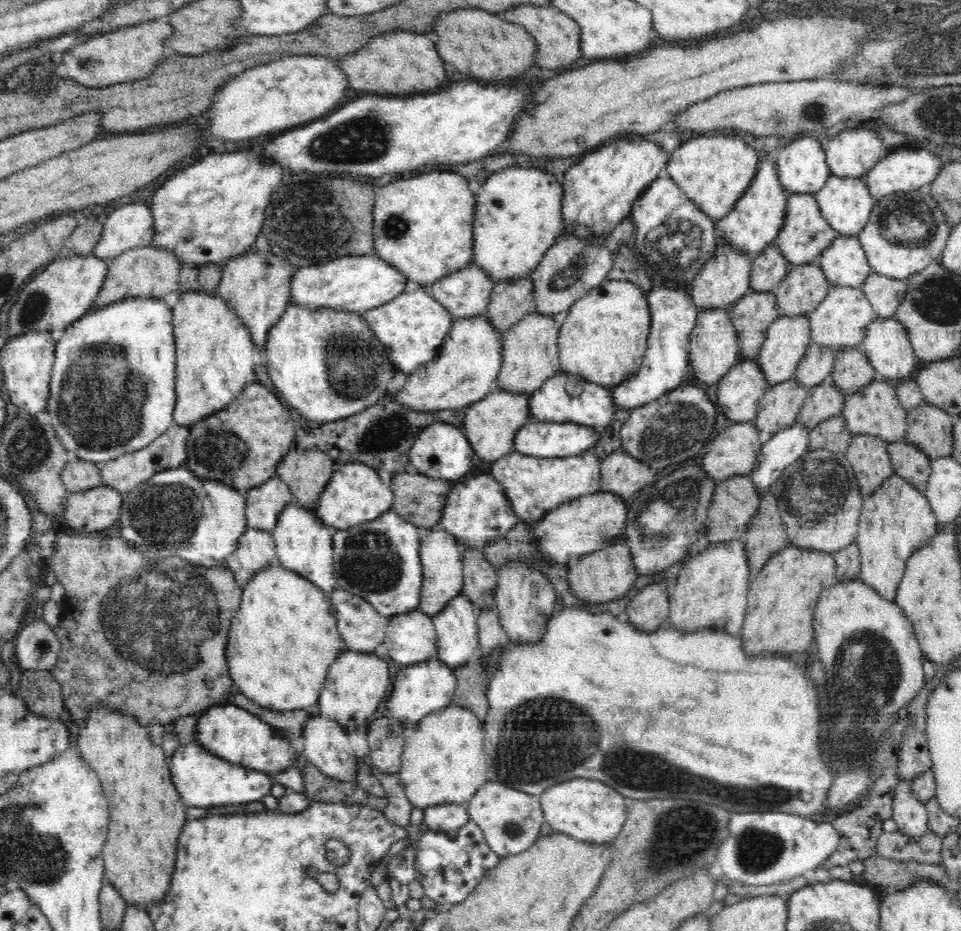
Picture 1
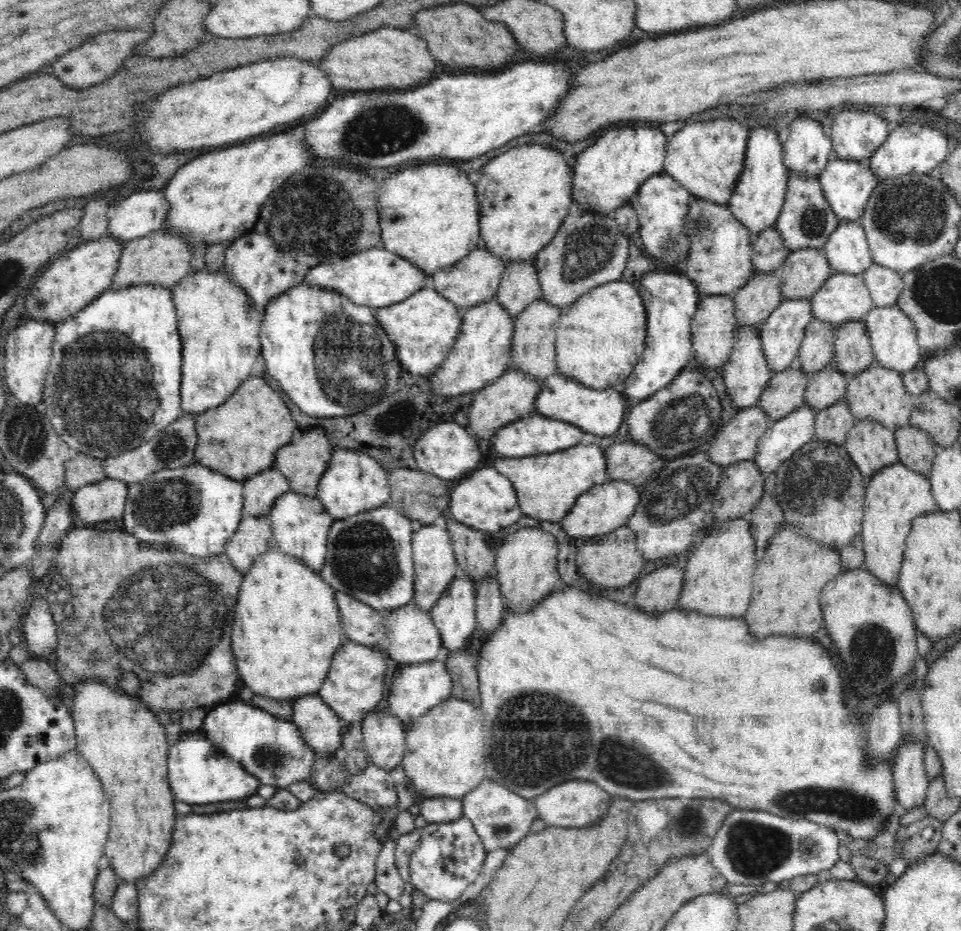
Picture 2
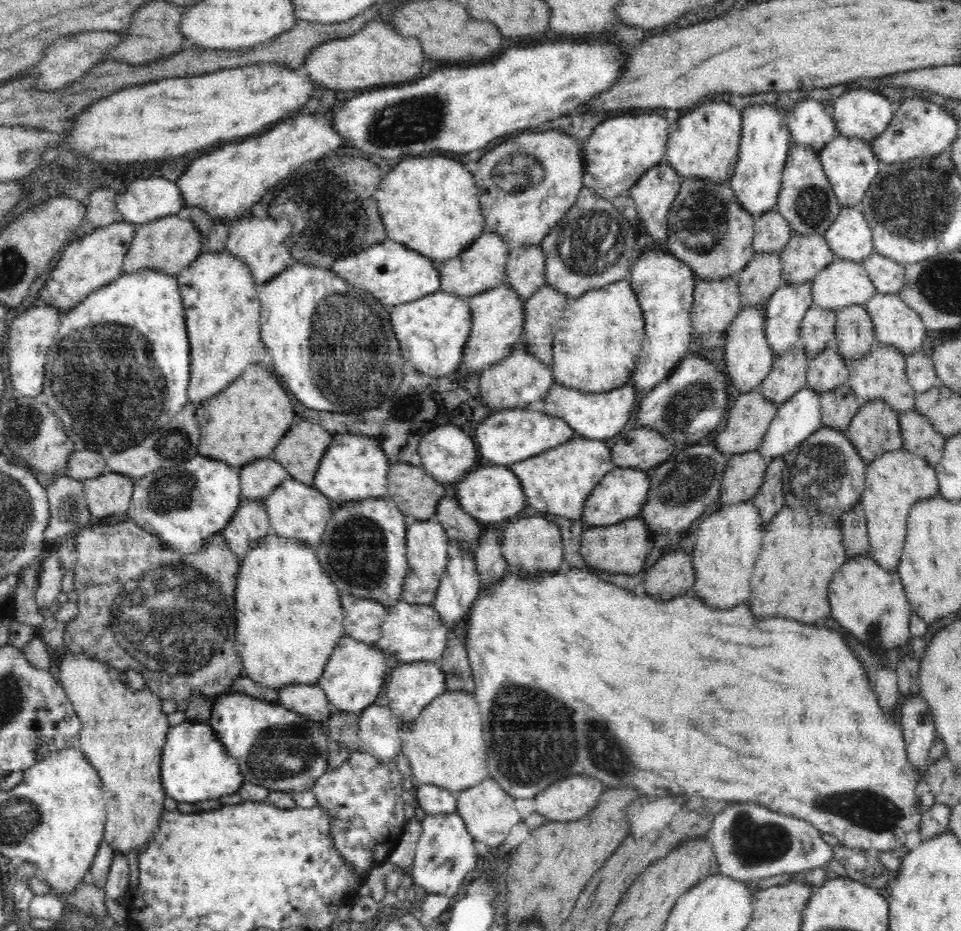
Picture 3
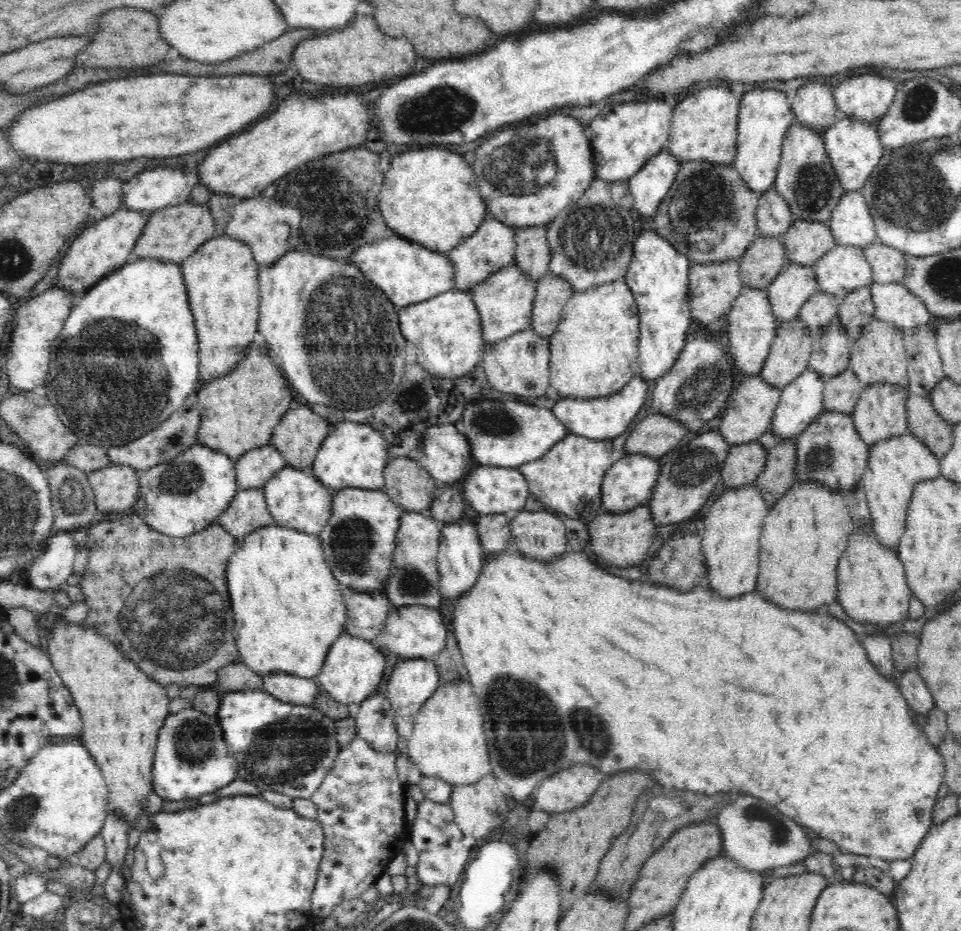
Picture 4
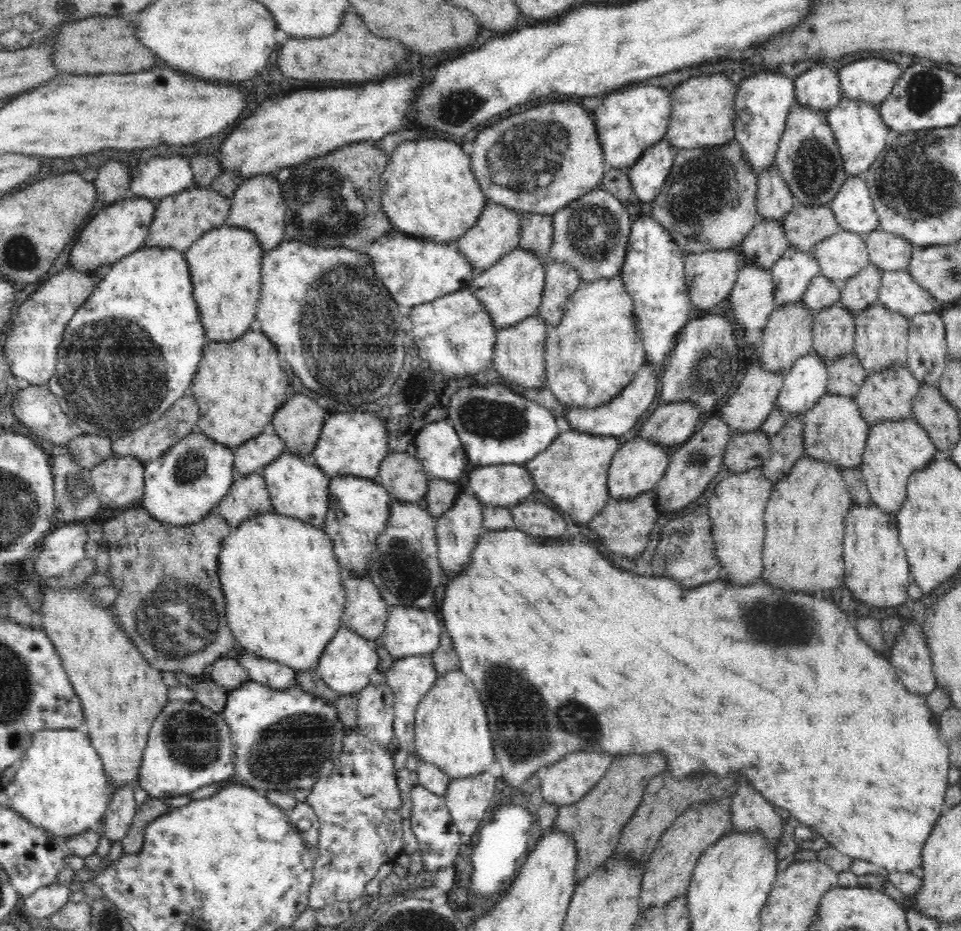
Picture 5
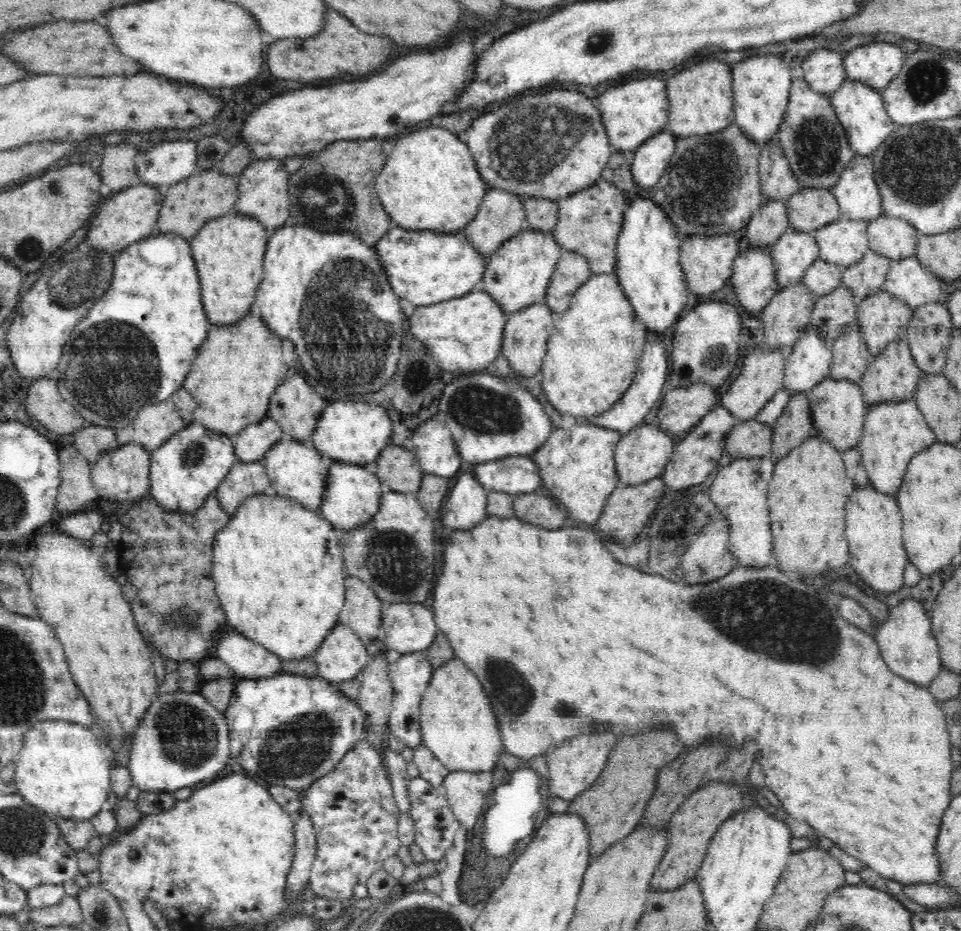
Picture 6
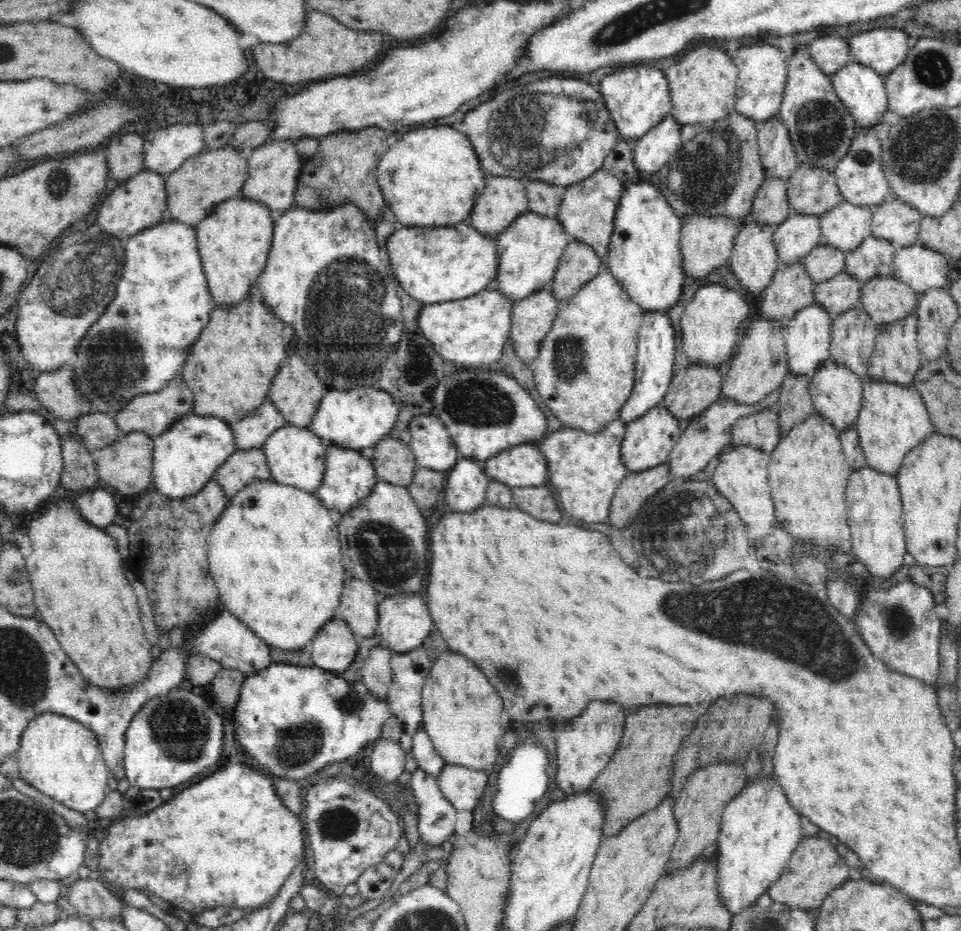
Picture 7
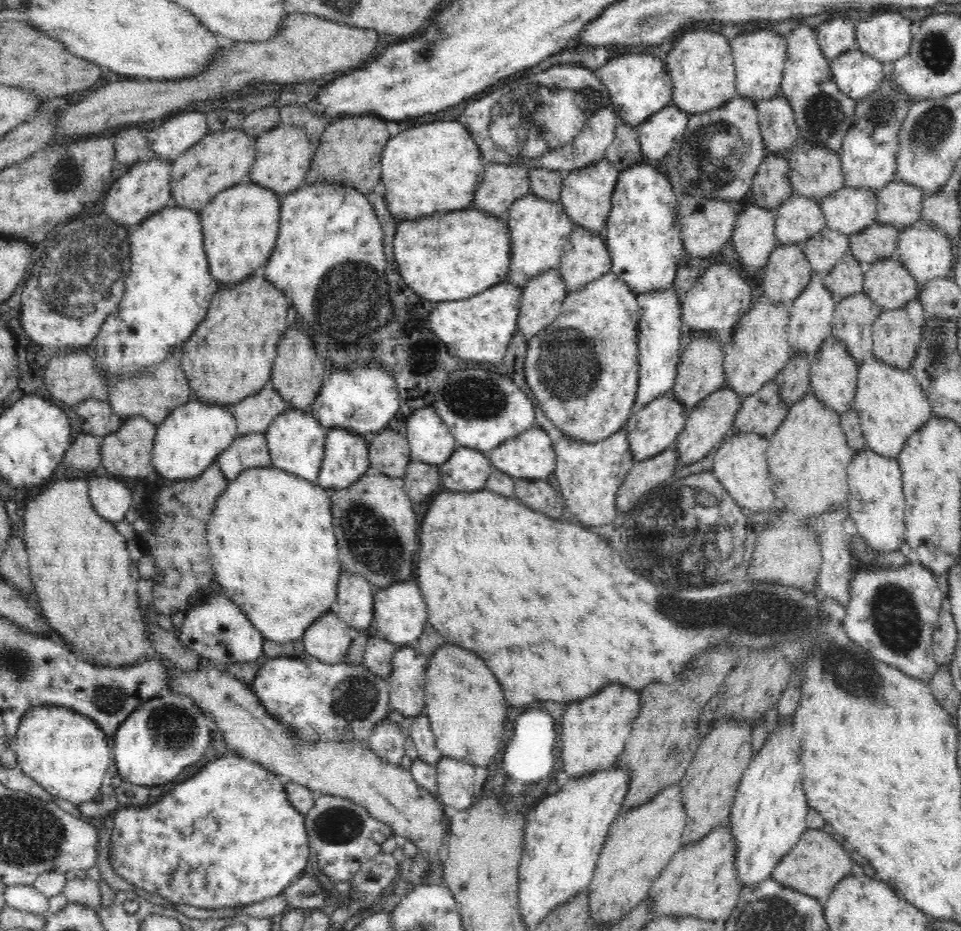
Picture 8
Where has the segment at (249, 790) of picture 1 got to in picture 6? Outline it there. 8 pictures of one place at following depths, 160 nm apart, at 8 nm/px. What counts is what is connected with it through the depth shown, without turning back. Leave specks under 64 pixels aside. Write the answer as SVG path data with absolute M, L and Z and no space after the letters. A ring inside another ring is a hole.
M161 693L150 703L149 709L142 715L138 728L133 734L133 743L129 752L127 767L133 784L142 792L172 793L184 790L184 786L196 786L202 782L210 782L224 770L228 759L232 758L225 713L214 708L201 694Z

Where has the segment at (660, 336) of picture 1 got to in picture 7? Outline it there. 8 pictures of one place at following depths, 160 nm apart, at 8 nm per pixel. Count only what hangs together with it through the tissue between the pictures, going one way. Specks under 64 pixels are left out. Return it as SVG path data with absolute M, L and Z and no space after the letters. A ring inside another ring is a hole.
M638 181L636 184L626 184L624 192L620 197L618 208L616 209L616 216L614 221L614 230L610 237L610 242L607 246L608 260L604 263L604 270L612 272L612 274L622 283L628 296L634 301L634 303L640 305L645 311L668 311L674 304L676 304L680 295L683 293L682 288L684 286L684 269L682 264L682 253L680 250L680 232L681 232L681 217L676 214L676 211L668 204L666 197L662 195L662 191L652 186L650 182Z

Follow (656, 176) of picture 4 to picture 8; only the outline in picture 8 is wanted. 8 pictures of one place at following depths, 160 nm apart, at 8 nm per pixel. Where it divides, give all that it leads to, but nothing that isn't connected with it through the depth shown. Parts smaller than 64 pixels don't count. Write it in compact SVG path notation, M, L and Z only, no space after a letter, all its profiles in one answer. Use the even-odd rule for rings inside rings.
M670 103L636 125L642 155L654 161L664 159L686 134L688 118L686 111Z

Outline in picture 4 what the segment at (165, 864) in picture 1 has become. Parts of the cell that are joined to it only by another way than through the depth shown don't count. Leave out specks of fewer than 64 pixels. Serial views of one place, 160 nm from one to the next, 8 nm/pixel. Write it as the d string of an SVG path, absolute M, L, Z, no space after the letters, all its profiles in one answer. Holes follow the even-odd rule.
M58 613L54 628L48 630L48 643L46 651L50 655L53 667L62 677L62 682L72 693L74 704L78 707L83 722L83 733L80 736L82 744L102 768L110 796L108 810L122 814L124 821L131 827L132 824L138 822L140 808L146 802L146 797L153 791L151 773L153 756L158 733L164 724L164 719L170 714L169 702L171 700L166 695L165 687L140 671L132 659L128 659L113 642L107 640L104 633L100 633L94 627L84 625L84 623L72 625L70 621L60 619Z

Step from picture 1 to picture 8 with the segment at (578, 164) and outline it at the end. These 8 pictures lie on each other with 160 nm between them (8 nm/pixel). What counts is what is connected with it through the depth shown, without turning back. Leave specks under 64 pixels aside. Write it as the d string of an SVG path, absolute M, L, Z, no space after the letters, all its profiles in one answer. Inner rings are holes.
M628 53L614 57L595 70L596 78L606 87L609 102L620 122L635 128L673 102L673 86L665 61L650 53Z

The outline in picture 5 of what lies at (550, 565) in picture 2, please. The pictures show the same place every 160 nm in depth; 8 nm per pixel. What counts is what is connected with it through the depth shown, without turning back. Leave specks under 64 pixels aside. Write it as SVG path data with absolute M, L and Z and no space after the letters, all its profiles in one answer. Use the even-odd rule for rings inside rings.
M528 499L522 504L516 504L509 508L514 519L514 528L528 533L532 536L544 536L544 538L552 538L552 534L556 538L562 538L562 534L566 534L566 522L564 518L553 510L552 507L542 504L542 502L534 502Z

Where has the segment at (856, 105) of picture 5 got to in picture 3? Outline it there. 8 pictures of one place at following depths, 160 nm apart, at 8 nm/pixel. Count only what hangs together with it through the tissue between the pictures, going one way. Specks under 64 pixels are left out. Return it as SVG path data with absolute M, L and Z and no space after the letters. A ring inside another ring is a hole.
M838 134L821 151L818 153L820 161L841 208L860 207L861 200L865 197L865 192L874 180L874 176L878 174L881 164L873 152L871 143L858 137Z

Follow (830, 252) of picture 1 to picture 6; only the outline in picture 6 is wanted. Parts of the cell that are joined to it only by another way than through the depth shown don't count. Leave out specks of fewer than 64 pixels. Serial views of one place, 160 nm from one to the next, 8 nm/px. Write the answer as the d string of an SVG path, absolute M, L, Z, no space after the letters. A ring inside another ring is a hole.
M854 156L831 188L841 217L872 222L882 214L882 195L874 179L874 165L867 156Z

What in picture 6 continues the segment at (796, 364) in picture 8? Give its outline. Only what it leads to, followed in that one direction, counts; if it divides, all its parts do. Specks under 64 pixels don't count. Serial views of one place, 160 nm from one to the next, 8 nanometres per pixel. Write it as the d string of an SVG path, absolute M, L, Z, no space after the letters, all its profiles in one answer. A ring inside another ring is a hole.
M791 394L779 420L771 426L772 446L768 456L776 464L781 458L814 434L811 404L805 394Z

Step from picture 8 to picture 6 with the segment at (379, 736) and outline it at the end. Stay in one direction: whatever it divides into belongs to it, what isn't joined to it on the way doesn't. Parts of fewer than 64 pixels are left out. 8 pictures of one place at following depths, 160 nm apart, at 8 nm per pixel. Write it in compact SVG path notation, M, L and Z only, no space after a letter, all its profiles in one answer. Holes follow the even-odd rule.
M386 749L383 752L383 763L393 788L393 795L401 813L408 813L411 807L408 798L408 783L410 776L406 771L406 760L400 753Z

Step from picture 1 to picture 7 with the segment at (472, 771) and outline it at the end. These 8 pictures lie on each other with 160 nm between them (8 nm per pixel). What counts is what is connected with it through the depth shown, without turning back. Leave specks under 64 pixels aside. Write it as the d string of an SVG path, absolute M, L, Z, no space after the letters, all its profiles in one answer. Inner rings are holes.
M442 654L430 670L430 680L422 687L421 699L424 729L445 764L462 765L471 769L490 768L498 758L502 738L502 698L488 678L462 654Z

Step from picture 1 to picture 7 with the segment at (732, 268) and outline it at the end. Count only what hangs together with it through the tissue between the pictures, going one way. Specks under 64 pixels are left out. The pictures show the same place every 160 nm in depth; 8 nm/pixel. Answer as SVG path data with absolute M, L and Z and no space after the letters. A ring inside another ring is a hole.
M736 111L714 122L683 126L682 142L678 145L677 152L658 171L658 176L650 176L650 178L658 180L658 189L662 191L662 195L666 197L666 201L679 217L702 213L726 216L740 221L751 212L756 191L761 187L766 176L765 166L759 156L757 132L758 123Z

